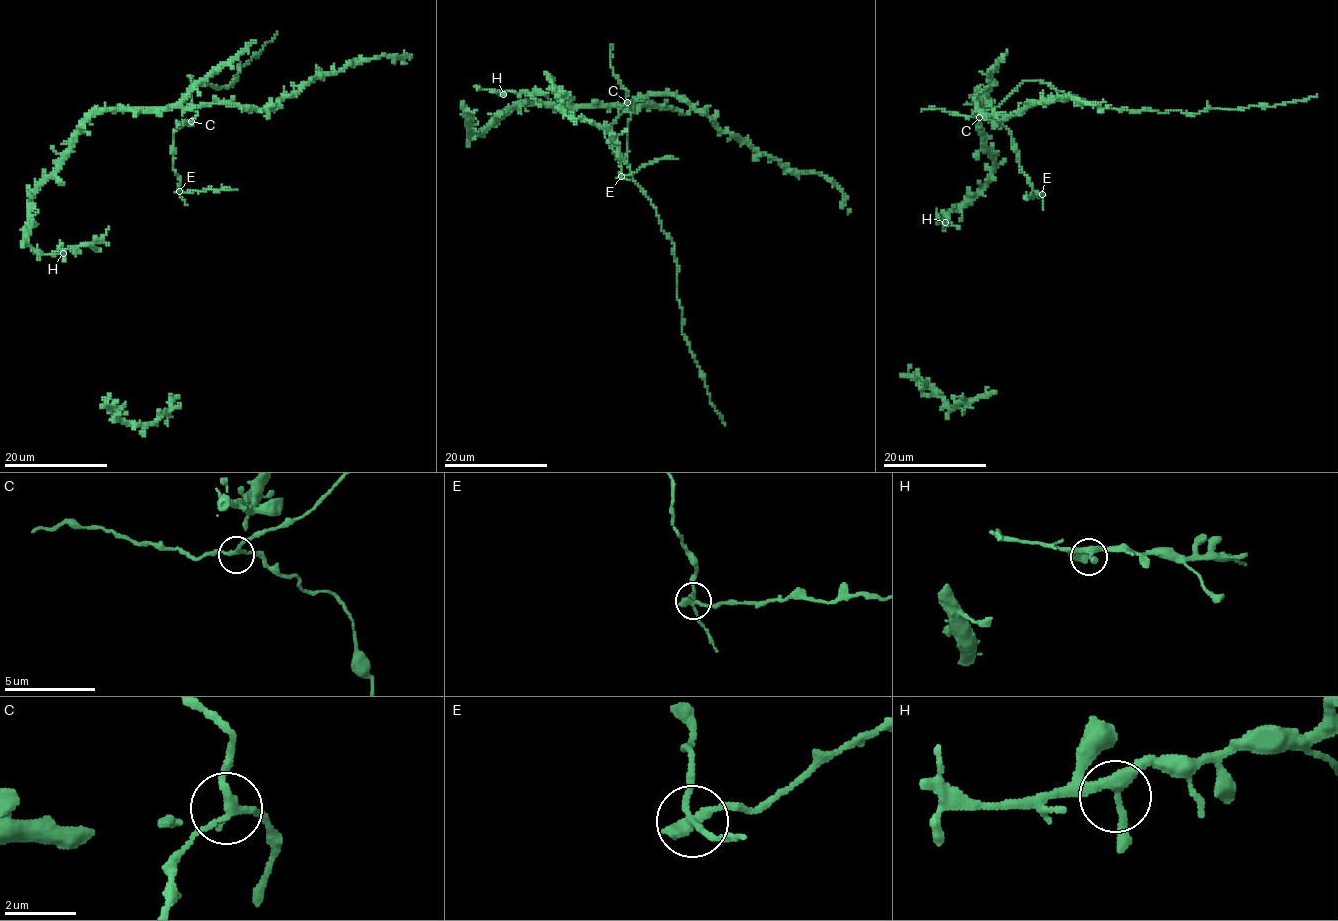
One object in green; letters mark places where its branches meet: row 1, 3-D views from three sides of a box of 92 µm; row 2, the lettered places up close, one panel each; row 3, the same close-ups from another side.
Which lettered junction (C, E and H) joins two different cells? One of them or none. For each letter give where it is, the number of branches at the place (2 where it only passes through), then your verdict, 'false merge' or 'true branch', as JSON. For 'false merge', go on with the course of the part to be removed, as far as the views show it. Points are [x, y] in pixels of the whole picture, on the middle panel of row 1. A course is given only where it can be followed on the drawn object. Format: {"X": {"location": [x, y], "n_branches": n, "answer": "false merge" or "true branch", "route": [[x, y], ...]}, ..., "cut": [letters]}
{"C": {"location": [627, 102], "n_branches": 3, "answer": "true branch"}, "E": {"location": [621, 176], "n_branches": 3, "answer": "false merge", "route": [[621, 177], [632, 174], [658, 160], [677, 158]]}, "H": {"location": [503, 94], "n_branches": 3, "answer": "true branch"}, "cut": ["E"]}

